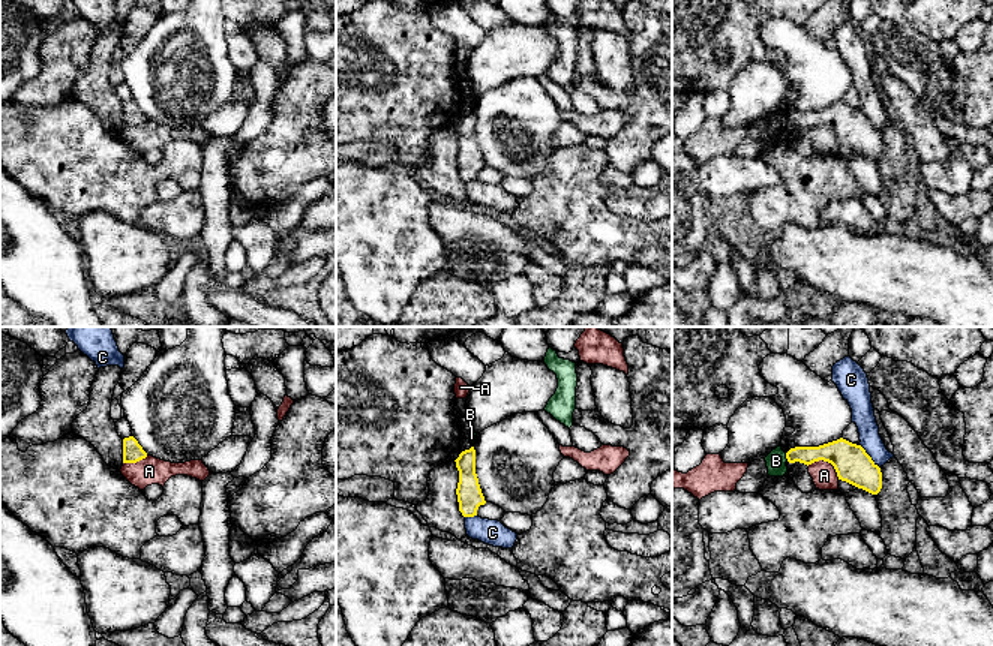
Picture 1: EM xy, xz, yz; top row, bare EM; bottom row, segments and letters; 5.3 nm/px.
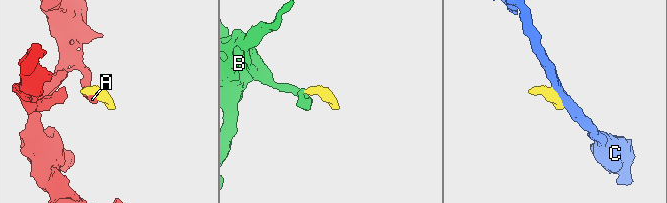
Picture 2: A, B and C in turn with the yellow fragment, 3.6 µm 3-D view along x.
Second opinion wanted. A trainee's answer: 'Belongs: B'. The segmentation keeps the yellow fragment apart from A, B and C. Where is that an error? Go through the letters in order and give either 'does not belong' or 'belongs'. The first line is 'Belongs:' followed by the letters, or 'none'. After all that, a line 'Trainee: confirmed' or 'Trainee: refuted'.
Belongs: none
A: does not belong
B: does not belong
C: does not belong
Trainee: refuted

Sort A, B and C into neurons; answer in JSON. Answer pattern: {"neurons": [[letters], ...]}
{"neurons": [["A"], ["B"], ["C"]]}

